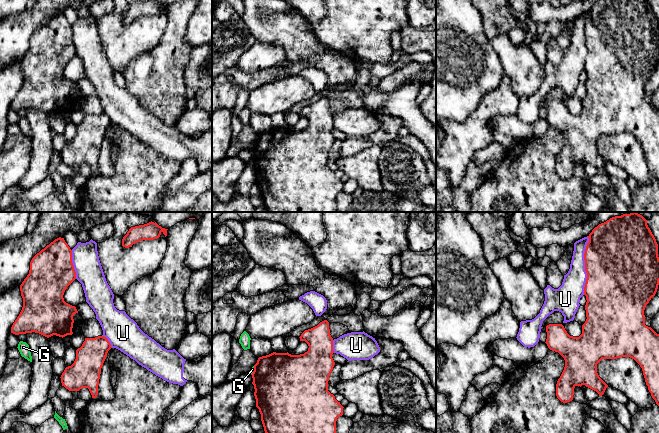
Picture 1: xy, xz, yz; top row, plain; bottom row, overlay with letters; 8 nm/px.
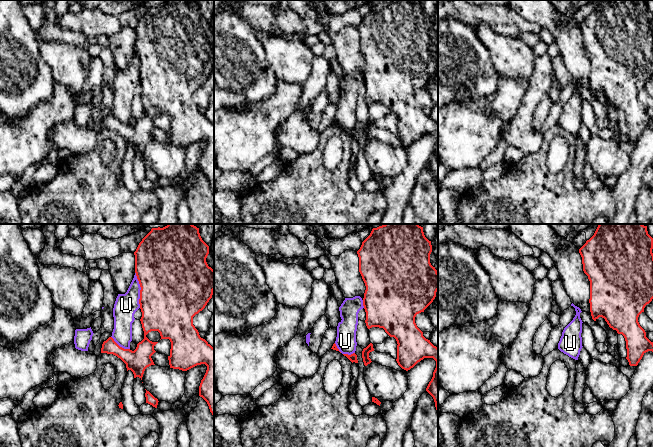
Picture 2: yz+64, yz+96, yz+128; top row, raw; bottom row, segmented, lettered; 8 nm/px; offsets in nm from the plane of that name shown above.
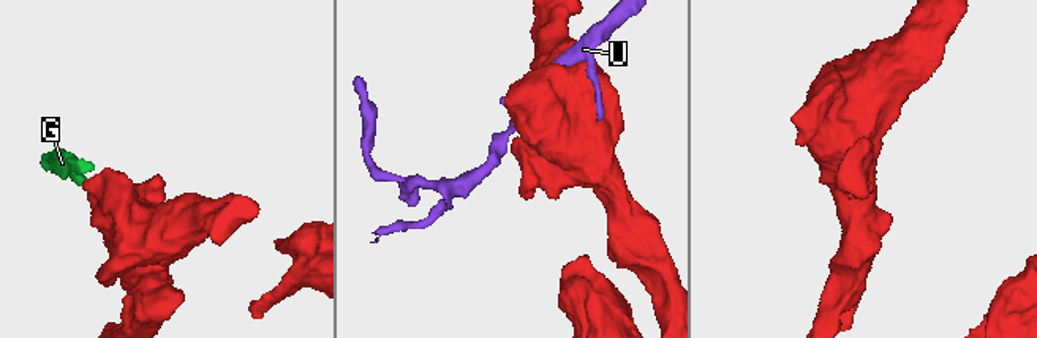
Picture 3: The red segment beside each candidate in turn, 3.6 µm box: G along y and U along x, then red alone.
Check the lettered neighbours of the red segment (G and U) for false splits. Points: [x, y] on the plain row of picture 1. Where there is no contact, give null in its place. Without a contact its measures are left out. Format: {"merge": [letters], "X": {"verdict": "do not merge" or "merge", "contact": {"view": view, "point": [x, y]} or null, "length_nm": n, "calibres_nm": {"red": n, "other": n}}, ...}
{"merge": [], "G": {"verdict": "do not merge", "contact": {"view": "xz", "point": [254, 146]}, "length_nm": 80, "calibres_nm": {"red": 460, "other": 30}}, "U": {"verdict": "do not merge", "contact": {"view": "yz", "point": [585, 41]}, "length_nm": 480, "calibres_nm": {"red": 500, "other": 190}}}

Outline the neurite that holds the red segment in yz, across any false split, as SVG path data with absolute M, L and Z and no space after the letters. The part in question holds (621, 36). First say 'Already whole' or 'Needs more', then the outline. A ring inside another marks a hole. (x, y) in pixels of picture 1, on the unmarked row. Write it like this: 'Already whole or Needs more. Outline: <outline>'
Already whole. Outline: M599 0L588 12L584 36L587 55L584 63L586 72L586 97L579 113L570 112L562 100L546 102L546 120L565 136L565 143L556 160L556 172L567 179L573 176L574 164L585 161L602 172L608 161L599 153L597 140L602 135L630 133L642 144L648 166L659 182L659 110L645 101L644 86L659 61L658 20L647 0Z

